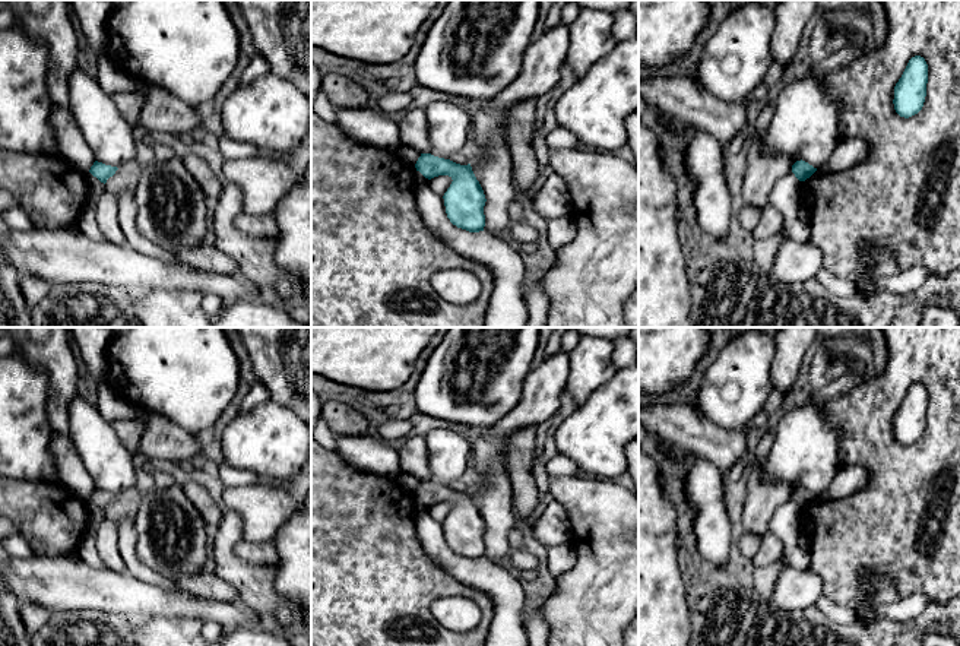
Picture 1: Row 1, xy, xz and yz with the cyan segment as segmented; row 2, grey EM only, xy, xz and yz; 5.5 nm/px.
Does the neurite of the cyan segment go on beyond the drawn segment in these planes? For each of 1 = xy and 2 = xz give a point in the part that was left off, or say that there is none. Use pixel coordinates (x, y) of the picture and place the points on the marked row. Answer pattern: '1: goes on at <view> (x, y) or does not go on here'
1: does not go on here
2: does not go on here

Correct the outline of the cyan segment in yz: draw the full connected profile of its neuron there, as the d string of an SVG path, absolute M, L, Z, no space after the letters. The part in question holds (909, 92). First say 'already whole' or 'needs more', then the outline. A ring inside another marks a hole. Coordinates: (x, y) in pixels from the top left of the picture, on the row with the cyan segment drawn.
already whole; M923 57L909 60L902 77L894 86L894 110L900 117L918 114L925 102L928 83L928 64Z

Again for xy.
already whole; M95 161L94 165L91 167L89 172L96 177L101 183L107 183L107 180L110 177L113 177L115 174L118 168L117 167L111 167L111 165L105 165L102 162Z

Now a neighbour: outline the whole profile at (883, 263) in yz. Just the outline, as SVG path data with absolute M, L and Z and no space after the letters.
M874 248L872 254L869 257L869 266L866 272L864 273L862 279L859 281L862 291L859 292L858 297L861 298L871 298L877 294L880 294L874 282L880 278L885 276L894 276L900 273L902 269L893 254L893 251L887 248Z

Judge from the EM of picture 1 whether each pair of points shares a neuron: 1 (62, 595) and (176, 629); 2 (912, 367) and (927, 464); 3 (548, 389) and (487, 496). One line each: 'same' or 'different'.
1: different
2: same
3: same

